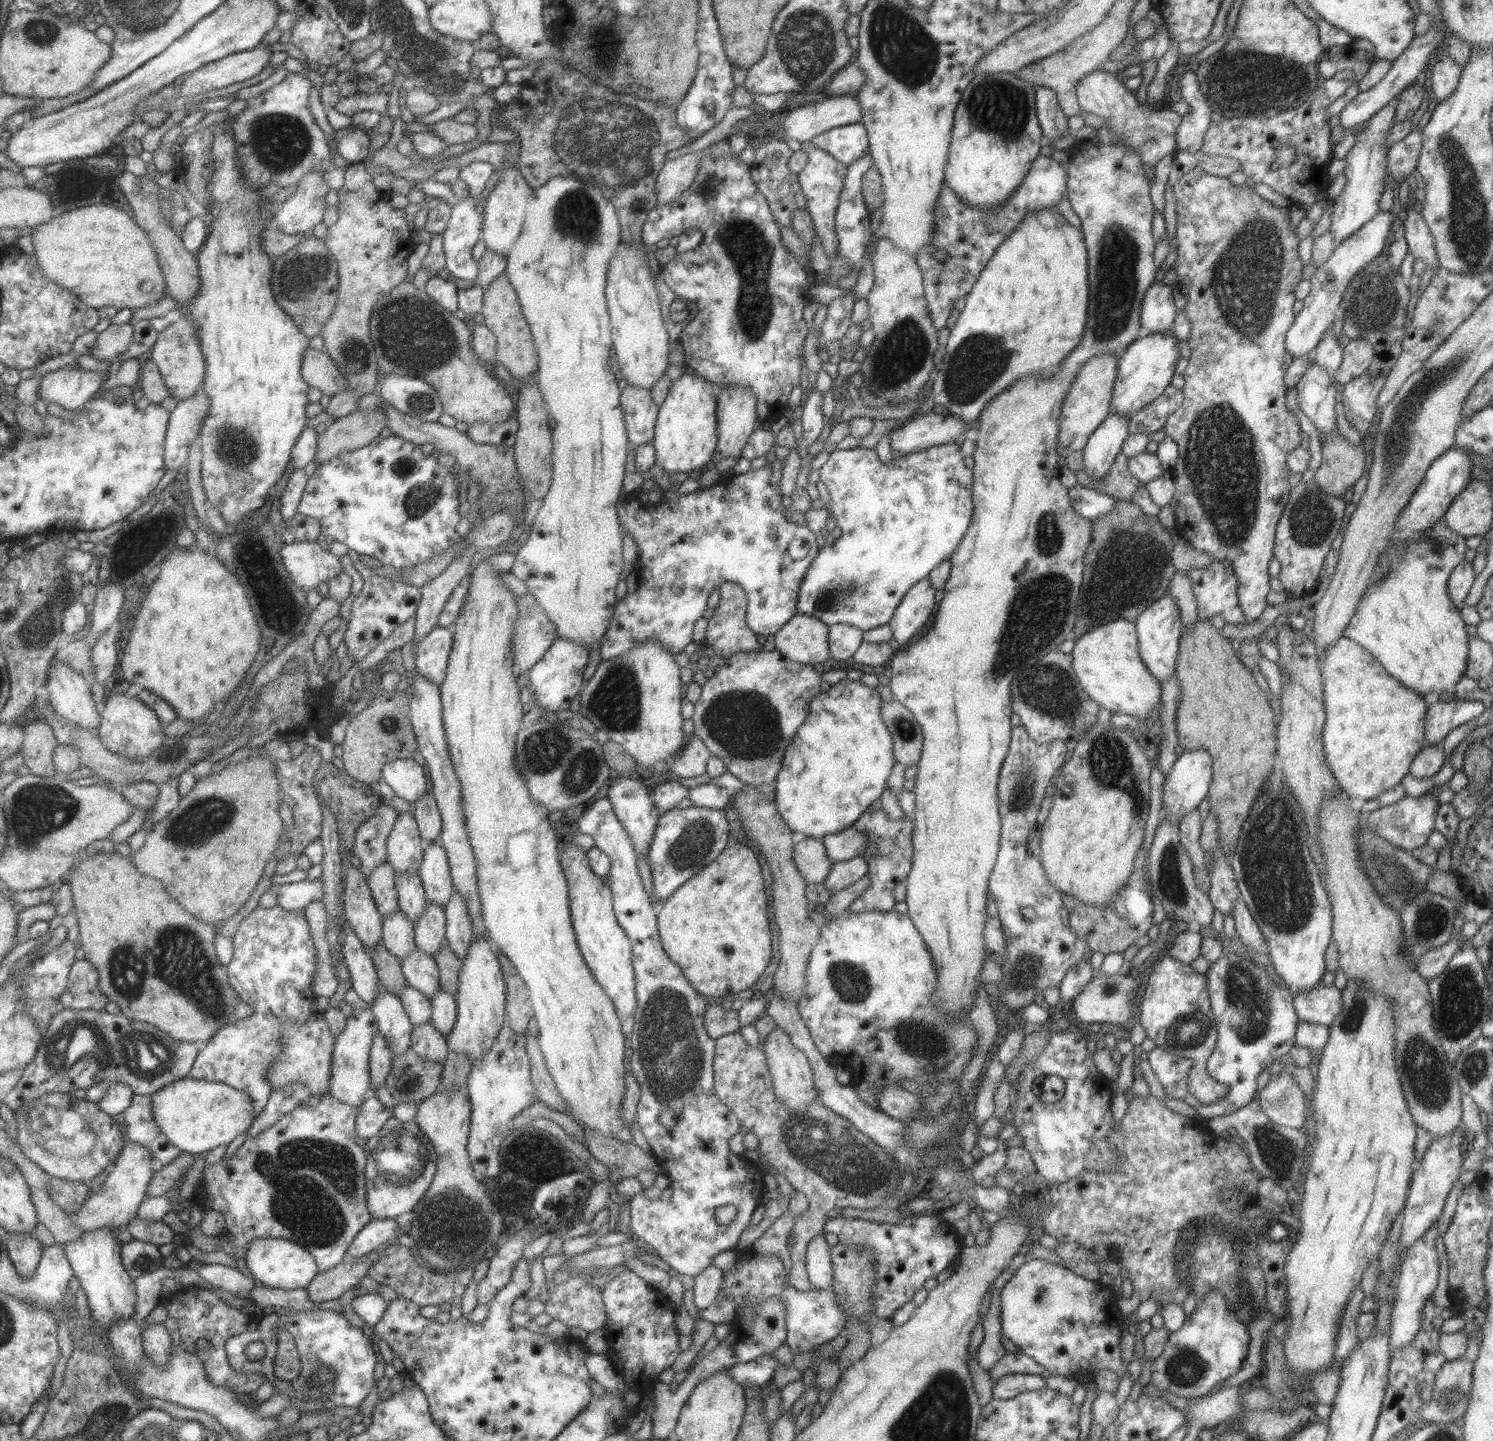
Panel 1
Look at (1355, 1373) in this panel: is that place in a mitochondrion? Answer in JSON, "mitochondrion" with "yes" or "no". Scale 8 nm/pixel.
{"mitochondrion":"no"}

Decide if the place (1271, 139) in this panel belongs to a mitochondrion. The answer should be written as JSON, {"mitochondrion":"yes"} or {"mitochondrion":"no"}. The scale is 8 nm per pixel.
{"mitochondrion":"no"}

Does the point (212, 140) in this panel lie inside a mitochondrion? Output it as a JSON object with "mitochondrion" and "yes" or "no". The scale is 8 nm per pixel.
{"mitochondrion":"no"}

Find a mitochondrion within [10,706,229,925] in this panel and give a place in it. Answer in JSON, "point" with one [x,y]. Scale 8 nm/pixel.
{"point":[39,810]}

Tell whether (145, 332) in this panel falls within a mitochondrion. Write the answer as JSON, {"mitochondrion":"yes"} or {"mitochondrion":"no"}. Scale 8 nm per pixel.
{"mitochondrion":"no"}

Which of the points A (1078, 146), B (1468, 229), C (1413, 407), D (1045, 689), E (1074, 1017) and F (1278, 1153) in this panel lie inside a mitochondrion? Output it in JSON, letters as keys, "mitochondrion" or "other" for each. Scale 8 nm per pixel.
{"A":"other","B":"mitochondrion","C":"mitochondrion","D":"mitochondrion","E":"other","F":"mitochondrion"}

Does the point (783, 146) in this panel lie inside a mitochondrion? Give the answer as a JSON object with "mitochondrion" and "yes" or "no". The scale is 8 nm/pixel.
{"mitochondrion":"no"}

